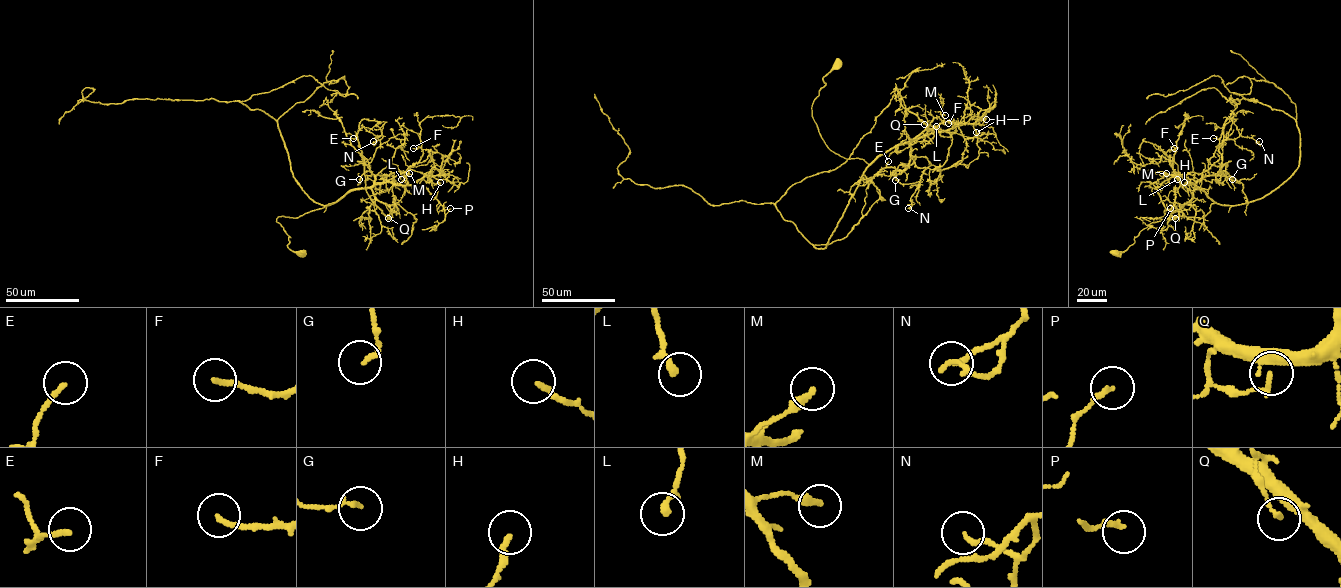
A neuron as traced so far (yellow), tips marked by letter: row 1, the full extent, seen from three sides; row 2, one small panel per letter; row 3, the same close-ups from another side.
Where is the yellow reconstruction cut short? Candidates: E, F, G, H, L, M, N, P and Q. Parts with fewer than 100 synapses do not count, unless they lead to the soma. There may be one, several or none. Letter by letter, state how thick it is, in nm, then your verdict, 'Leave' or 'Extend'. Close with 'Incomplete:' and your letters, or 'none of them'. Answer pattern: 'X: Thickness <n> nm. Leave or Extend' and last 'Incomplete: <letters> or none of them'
E: Thickness 160 nm. Leave
F: Thickness 180 nm. Leave
G: Thickness 150 nm. Leave
H: Thickness 180 nm. Leave
L: Thickness 240 nm. Leave
M: Thickness 320 nm. Leave
N: Thickness 170 nm. Leave
P: Thickness 190 nm. Leave
Q: Thickness 150 nm. Leave
Incomplete: none of them

